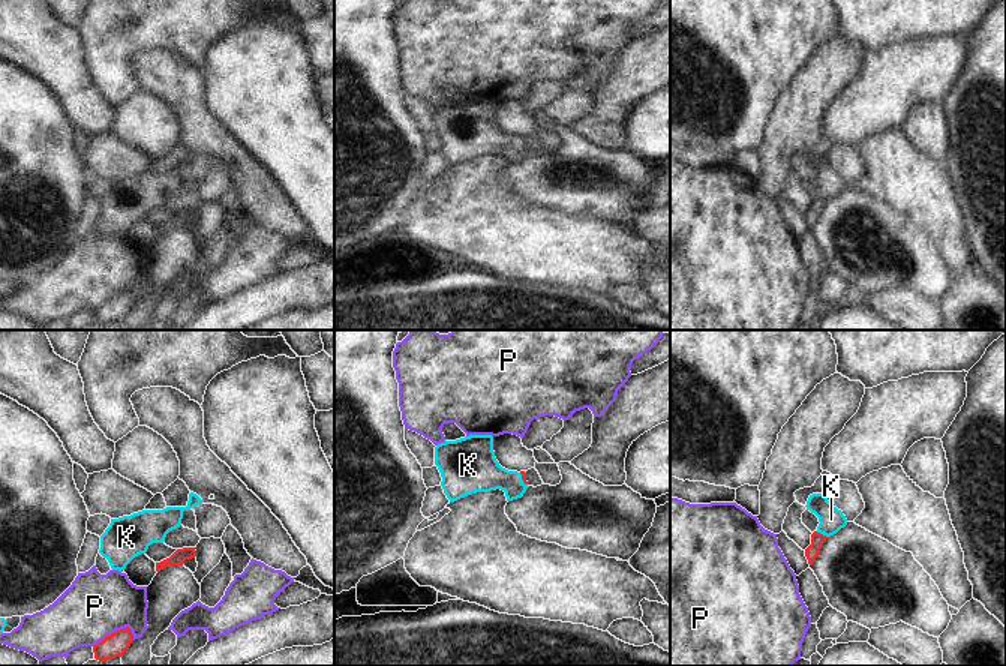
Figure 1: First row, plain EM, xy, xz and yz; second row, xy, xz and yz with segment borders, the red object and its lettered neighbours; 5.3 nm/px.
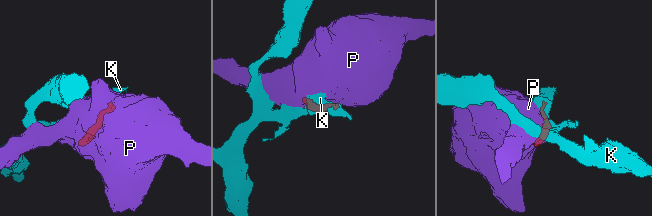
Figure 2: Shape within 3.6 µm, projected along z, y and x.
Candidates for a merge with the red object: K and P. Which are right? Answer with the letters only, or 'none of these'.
K

